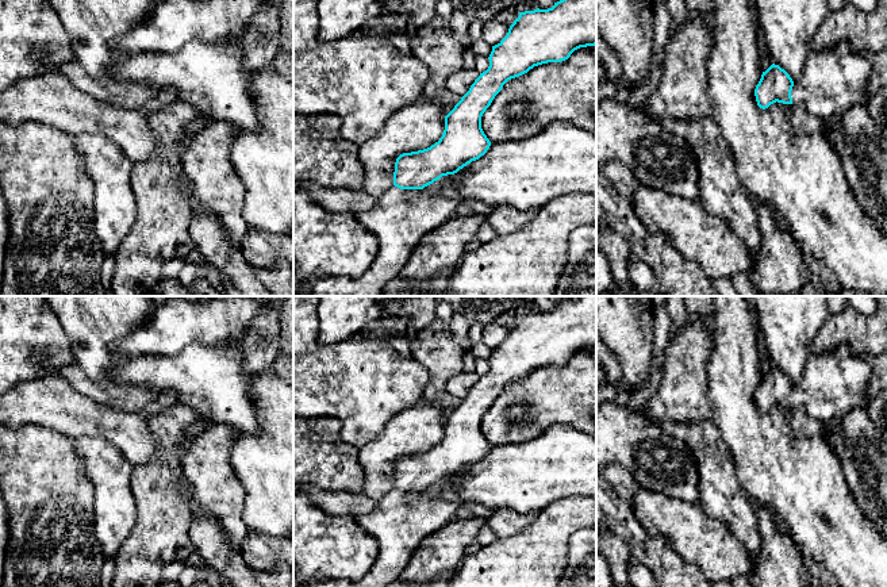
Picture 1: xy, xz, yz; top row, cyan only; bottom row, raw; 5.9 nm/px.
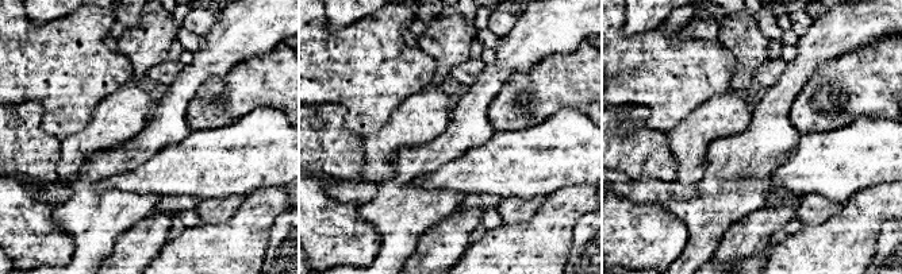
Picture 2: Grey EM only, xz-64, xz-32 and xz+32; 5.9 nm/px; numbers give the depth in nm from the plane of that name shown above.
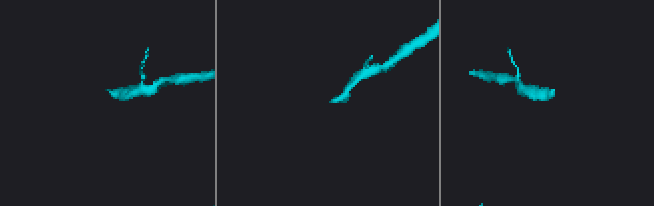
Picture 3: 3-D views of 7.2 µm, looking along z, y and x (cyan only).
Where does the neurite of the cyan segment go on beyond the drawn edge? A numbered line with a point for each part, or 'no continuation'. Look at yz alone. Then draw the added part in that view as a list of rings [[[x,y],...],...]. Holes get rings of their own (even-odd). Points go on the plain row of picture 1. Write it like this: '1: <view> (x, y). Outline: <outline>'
1: yz (834, 383). Outline: [[[848,345],[823,354],[811,354],[803,379],[794,385],[792,408],[803,406],[825,426],[857,407],[865,407],[871,371]]]

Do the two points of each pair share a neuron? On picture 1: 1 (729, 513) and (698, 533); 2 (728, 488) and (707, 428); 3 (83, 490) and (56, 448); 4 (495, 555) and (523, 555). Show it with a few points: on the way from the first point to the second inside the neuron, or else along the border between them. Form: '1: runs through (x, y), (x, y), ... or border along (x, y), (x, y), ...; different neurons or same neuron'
1: border along (699, 503), (709, 515), (720, 520), (741, 541); different neurons
2: runs through (717, 474), (707, 442); same neuron
3: runs through (72, 480), (56, 464), (56, 459); same neuron
4: runs through (502, 555), (517, 555); same neuron

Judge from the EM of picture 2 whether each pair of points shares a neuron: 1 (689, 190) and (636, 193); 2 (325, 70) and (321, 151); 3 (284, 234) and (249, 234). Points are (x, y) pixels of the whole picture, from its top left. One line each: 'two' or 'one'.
1: one
2: two
3: two

